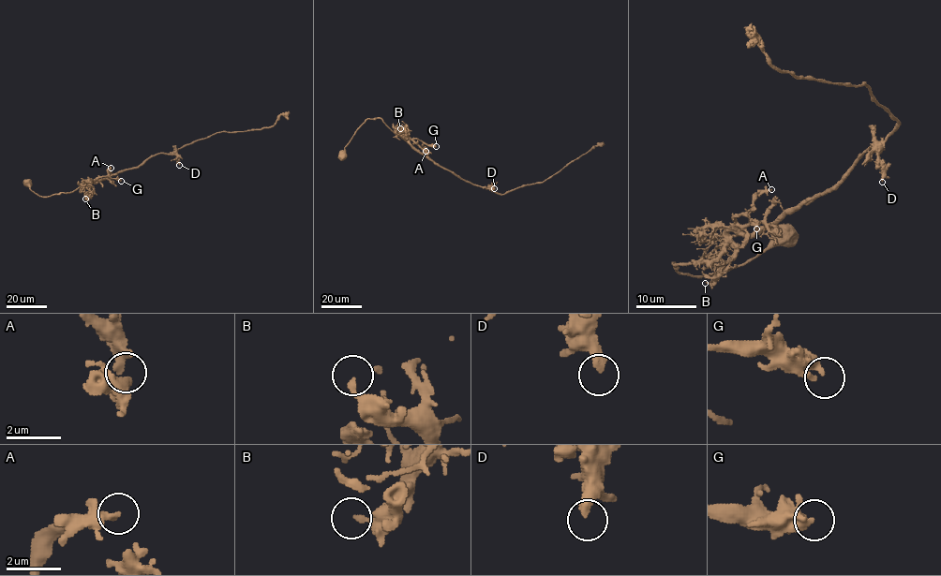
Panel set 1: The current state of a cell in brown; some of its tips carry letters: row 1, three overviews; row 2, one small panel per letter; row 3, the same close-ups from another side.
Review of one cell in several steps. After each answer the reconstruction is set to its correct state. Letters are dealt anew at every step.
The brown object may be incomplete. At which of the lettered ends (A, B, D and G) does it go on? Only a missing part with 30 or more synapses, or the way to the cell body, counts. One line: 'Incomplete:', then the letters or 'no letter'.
Incomplete: no letter

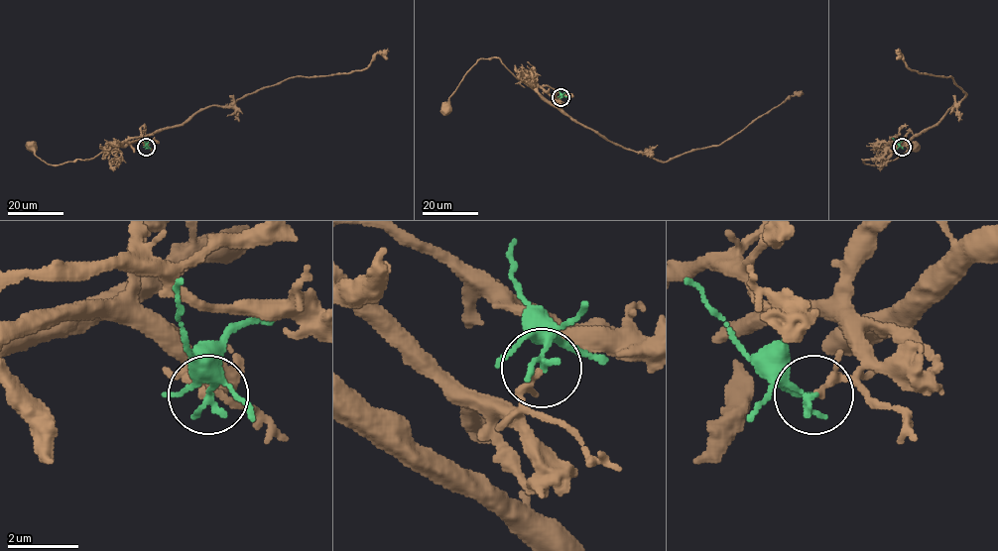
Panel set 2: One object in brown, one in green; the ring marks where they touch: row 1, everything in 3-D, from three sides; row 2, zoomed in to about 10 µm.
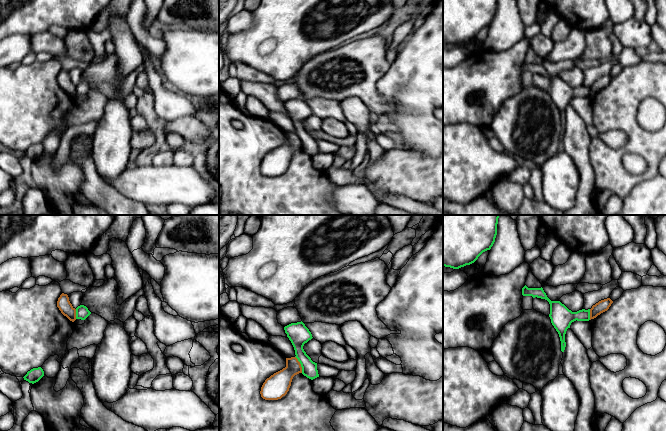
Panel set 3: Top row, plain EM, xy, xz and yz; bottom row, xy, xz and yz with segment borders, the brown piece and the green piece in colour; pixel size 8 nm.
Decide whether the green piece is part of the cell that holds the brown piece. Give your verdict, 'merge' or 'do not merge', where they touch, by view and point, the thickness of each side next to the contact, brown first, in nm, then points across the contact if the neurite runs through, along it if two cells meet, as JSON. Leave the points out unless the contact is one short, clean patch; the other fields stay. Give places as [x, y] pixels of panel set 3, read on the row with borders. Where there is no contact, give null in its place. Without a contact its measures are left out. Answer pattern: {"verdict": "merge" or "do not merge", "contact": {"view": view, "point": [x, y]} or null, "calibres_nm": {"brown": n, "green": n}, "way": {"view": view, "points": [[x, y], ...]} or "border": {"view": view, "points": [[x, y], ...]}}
{"verdict": "do not merge", "contact": {"view": "xz", "point": [300, 364]}, "calibres_nm": {"brown": 190, "green": 170}, "border": {"view": "xz", "points": [[295, 356], [302, 372]]}}

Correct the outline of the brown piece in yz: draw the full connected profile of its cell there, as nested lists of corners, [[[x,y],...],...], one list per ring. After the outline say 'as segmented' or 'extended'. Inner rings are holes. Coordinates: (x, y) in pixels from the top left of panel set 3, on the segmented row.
[[[607,298],[593,305],[590,309],[590,320],[607,311],[612,303],[613,301],[610,298]]]; as segmented

